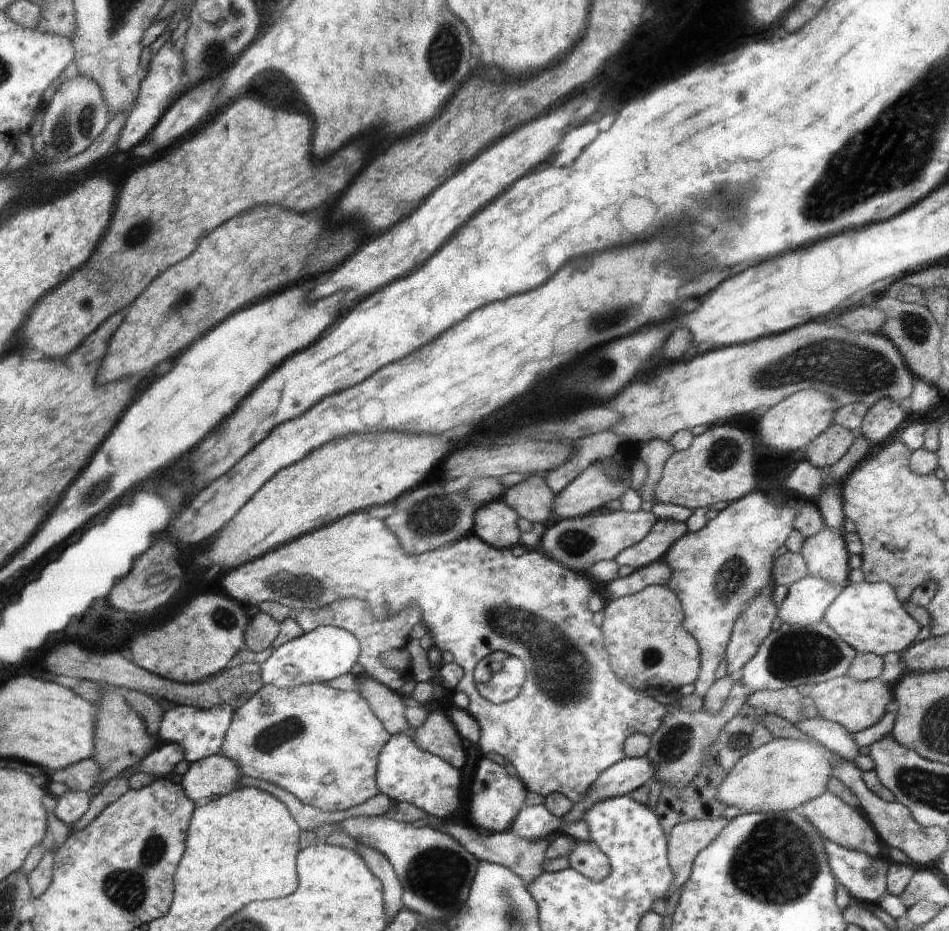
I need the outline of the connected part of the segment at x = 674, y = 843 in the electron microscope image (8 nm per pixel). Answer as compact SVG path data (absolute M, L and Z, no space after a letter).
M723 816L714 820L692 819L672 828L667 837L667 859L675 875L672 893L690 880L695 858L716 840L728 822Z

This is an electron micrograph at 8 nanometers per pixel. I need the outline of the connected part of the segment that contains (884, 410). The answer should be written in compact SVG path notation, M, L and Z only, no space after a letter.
M884 398L867 409L863 426L858 430L858 433L866 436L871 445L882 444L902 424L907 411L908 409L902 403L892 400L892 398Z

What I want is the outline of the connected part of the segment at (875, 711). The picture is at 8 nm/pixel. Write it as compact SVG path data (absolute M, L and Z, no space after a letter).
M845 675L814 685L808 694L814 699L820 717L840 724L851 734L866 730L879 722L885 715L886 706L893 700L892 692L882 684L880 678L860 681Z

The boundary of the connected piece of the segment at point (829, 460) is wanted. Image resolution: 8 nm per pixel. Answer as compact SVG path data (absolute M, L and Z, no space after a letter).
M832 424L819 437L806 445L806 461L819 469L831 467L848 452L852 440L854 438L847 427Z

